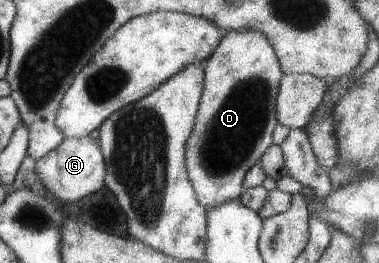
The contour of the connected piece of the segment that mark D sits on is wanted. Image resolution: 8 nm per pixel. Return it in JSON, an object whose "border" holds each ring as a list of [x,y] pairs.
{"border":[[[251,29],[224,31],[217,48],[204,62],[203,70],[201,96],[192,131],[186,140],[184,159],[197,202],[208,211],[240,196],[247,169],[257,163],[262,152],[272,144],[272,132],[277,123],[276,94],[283,73],[269,41],[260,32]]]}

